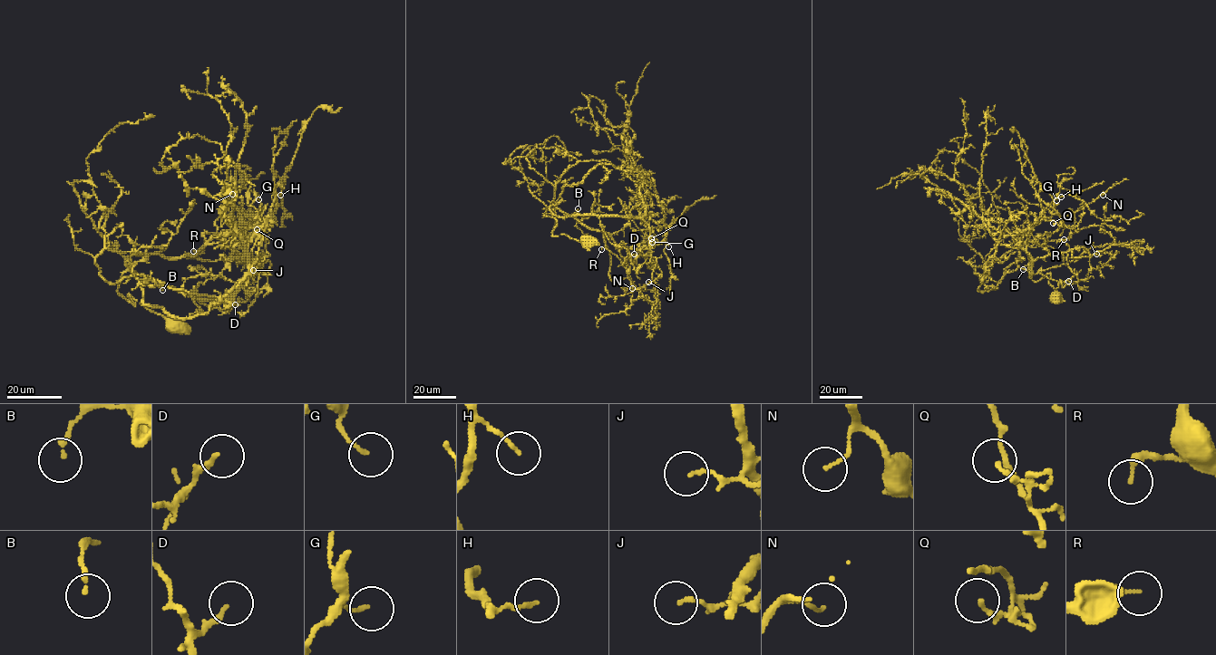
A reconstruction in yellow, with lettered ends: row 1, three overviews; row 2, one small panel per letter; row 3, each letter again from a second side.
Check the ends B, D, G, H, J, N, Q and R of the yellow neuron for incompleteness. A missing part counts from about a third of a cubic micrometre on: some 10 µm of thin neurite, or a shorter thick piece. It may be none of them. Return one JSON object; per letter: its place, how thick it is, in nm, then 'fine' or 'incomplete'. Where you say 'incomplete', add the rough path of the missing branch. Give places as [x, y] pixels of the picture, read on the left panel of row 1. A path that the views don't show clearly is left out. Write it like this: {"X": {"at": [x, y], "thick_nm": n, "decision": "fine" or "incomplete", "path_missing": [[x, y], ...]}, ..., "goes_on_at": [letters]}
{"B": {"at": [162, 290], "thick_nm": 150, "decision": "fine"}, "D": {"at": [235, 304], "thick_nm": 150, "decision": "incomplete", "path_missing": [[235, 304], [238, 302], [230, 286]]}, "G": {"at": [258, 199], "thick_nm": 100, "decision": "fine"}, "H": {"at": [280, 195], "thick_nm": 120, "decision": "fine"}, "J": {"at": [253, 270], "thick_nm": 110, "decision": "fine"}, "N": {"at": [232, 194], "thick_nm": 100, "decision": "fine"}, "Q": {"at": [257, 229], "thick_nm": 140, "decision": "fine"}, "R": {"at": [193, 251], "thick_nm": 240, "decision": "fine"}, "goes_on_at": ["D"]}

